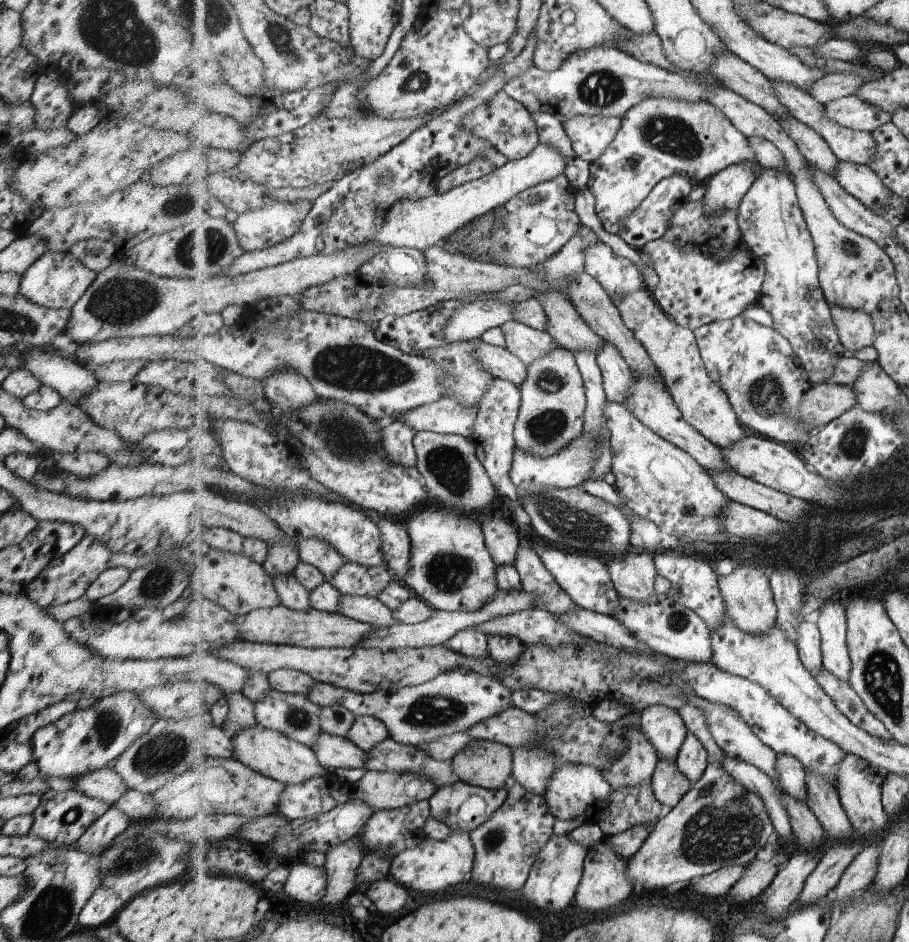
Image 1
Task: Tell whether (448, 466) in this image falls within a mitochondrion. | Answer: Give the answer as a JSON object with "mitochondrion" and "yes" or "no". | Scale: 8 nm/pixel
{"mitochondrion":"yes"}

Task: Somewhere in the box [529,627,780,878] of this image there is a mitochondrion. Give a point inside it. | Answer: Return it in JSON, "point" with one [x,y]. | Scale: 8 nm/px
{"point":[721,831]}

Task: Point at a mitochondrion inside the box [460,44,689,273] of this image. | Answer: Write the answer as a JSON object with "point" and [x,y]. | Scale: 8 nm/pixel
{"point":[602,88]}

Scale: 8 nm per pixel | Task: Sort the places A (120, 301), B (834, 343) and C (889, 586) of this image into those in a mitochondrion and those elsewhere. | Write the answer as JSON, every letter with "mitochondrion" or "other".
{"A":"mitochondrion","B":"other","C":"other"}

